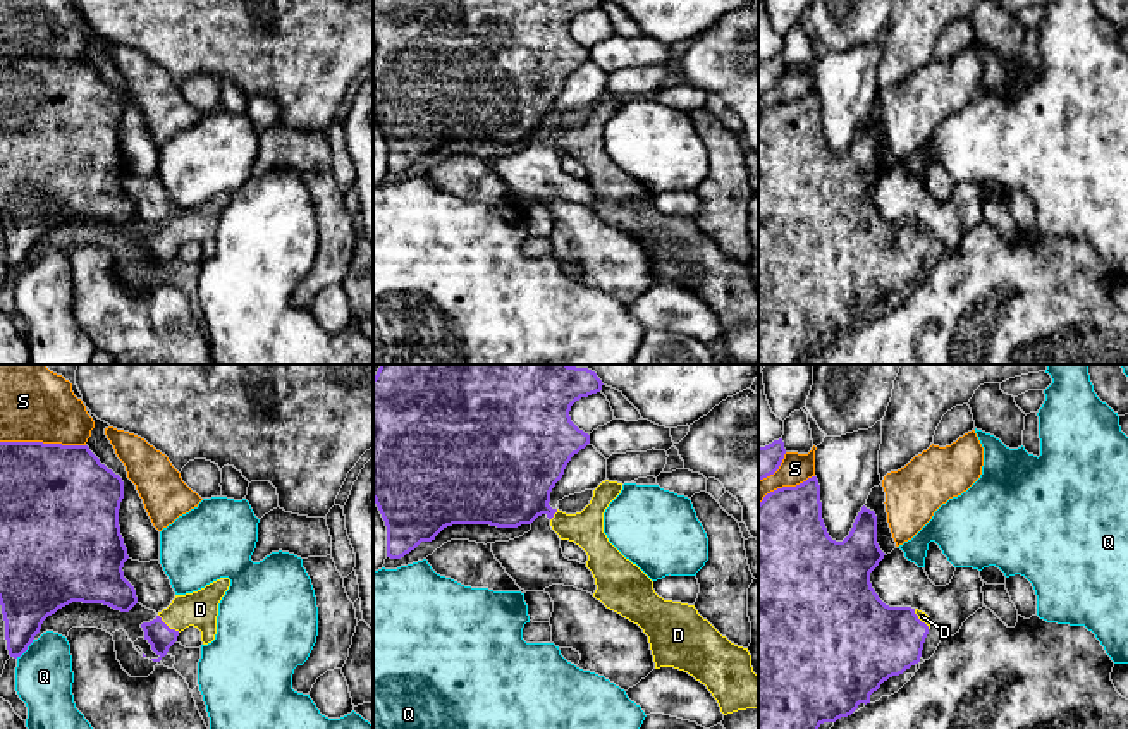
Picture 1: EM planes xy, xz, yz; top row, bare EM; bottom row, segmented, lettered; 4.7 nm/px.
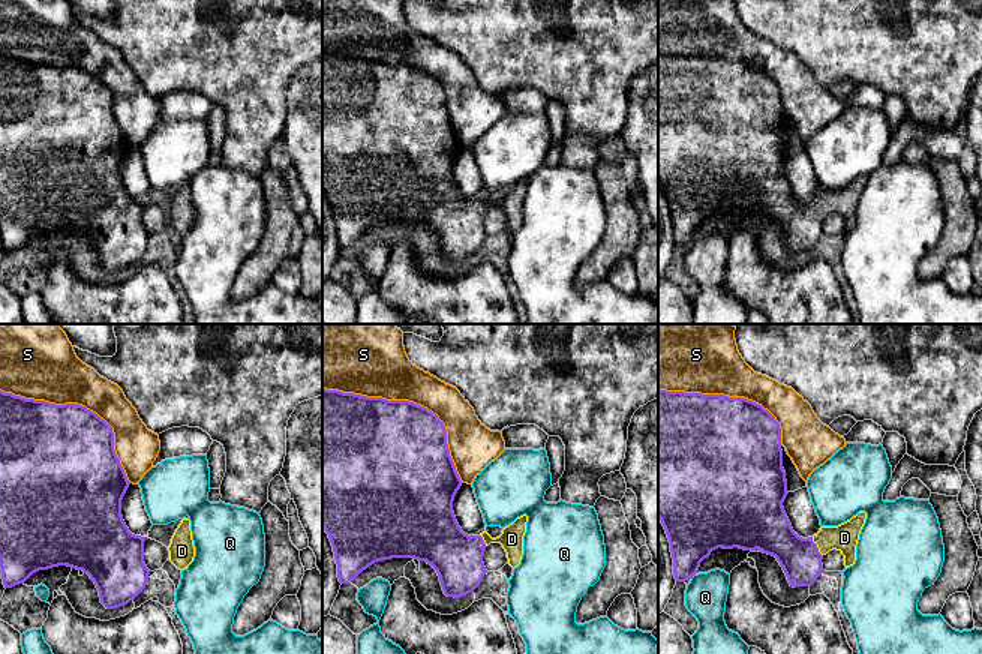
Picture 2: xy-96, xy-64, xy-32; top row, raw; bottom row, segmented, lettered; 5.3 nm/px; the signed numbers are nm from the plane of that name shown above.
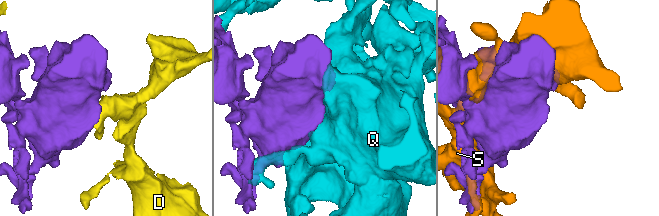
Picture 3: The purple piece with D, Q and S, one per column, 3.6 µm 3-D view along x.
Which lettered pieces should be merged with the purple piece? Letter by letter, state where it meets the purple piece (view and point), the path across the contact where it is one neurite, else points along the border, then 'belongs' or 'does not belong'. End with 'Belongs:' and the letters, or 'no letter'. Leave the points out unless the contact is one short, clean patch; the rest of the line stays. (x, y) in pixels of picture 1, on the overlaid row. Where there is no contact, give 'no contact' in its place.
D: xy (167, 626) | across xy (160, 637), (167, 626), (184, 611), (200, 609) | belongs
Q: xy (26, 649) | does not belong
S: xy (42, 442) | does not belong
Belongs: D

